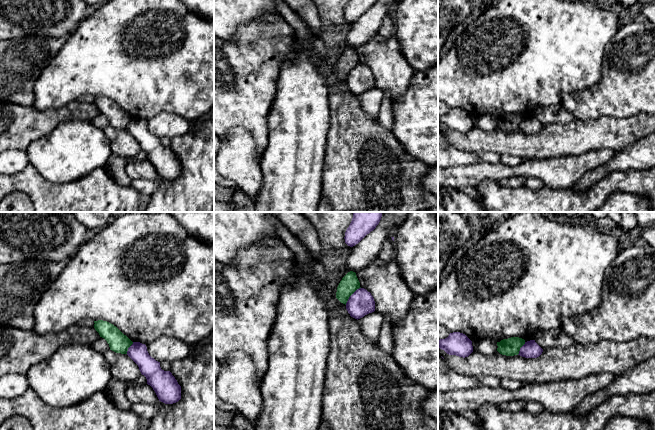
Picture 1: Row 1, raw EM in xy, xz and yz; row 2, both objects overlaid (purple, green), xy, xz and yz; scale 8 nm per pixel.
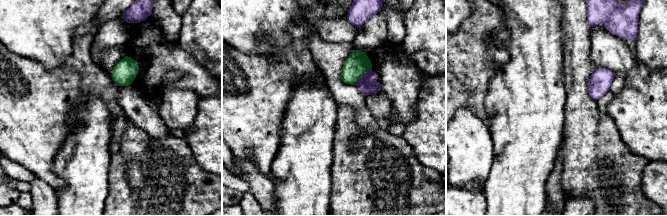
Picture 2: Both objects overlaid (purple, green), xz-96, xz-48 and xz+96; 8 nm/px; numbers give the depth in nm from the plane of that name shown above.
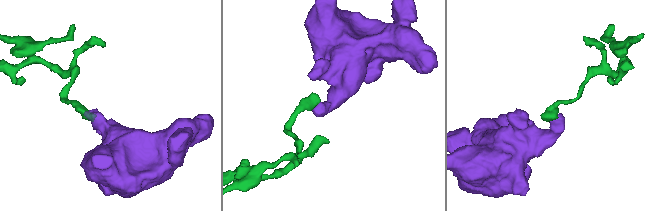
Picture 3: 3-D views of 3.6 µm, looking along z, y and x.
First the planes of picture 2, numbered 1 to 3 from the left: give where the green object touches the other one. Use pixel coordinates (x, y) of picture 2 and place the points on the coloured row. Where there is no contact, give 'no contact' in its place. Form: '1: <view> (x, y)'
1: no contact
2: xz-48 (362, 76)
3: no contact

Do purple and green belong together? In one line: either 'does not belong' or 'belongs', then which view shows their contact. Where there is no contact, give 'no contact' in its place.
does not belong; meets purple in xz

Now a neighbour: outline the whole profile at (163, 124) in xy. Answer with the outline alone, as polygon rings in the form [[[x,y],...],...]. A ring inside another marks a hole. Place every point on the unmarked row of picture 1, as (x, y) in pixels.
[[[158,113],[145,120],[149,131],[158,138],[167,137],[169,140],[184,135],[191,129],[191,122],[170,113]]]

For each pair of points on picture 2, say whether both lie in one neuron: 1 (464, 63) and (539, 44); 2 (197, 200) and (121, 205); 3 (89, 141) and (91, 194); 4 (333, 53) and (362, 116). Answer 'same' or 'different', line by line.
1: different
2: same
3: same
4: same

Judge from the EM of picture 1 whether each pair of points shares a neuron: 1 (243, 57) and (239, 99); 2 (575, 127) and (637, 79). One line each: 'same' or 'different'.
1: same
2: different

